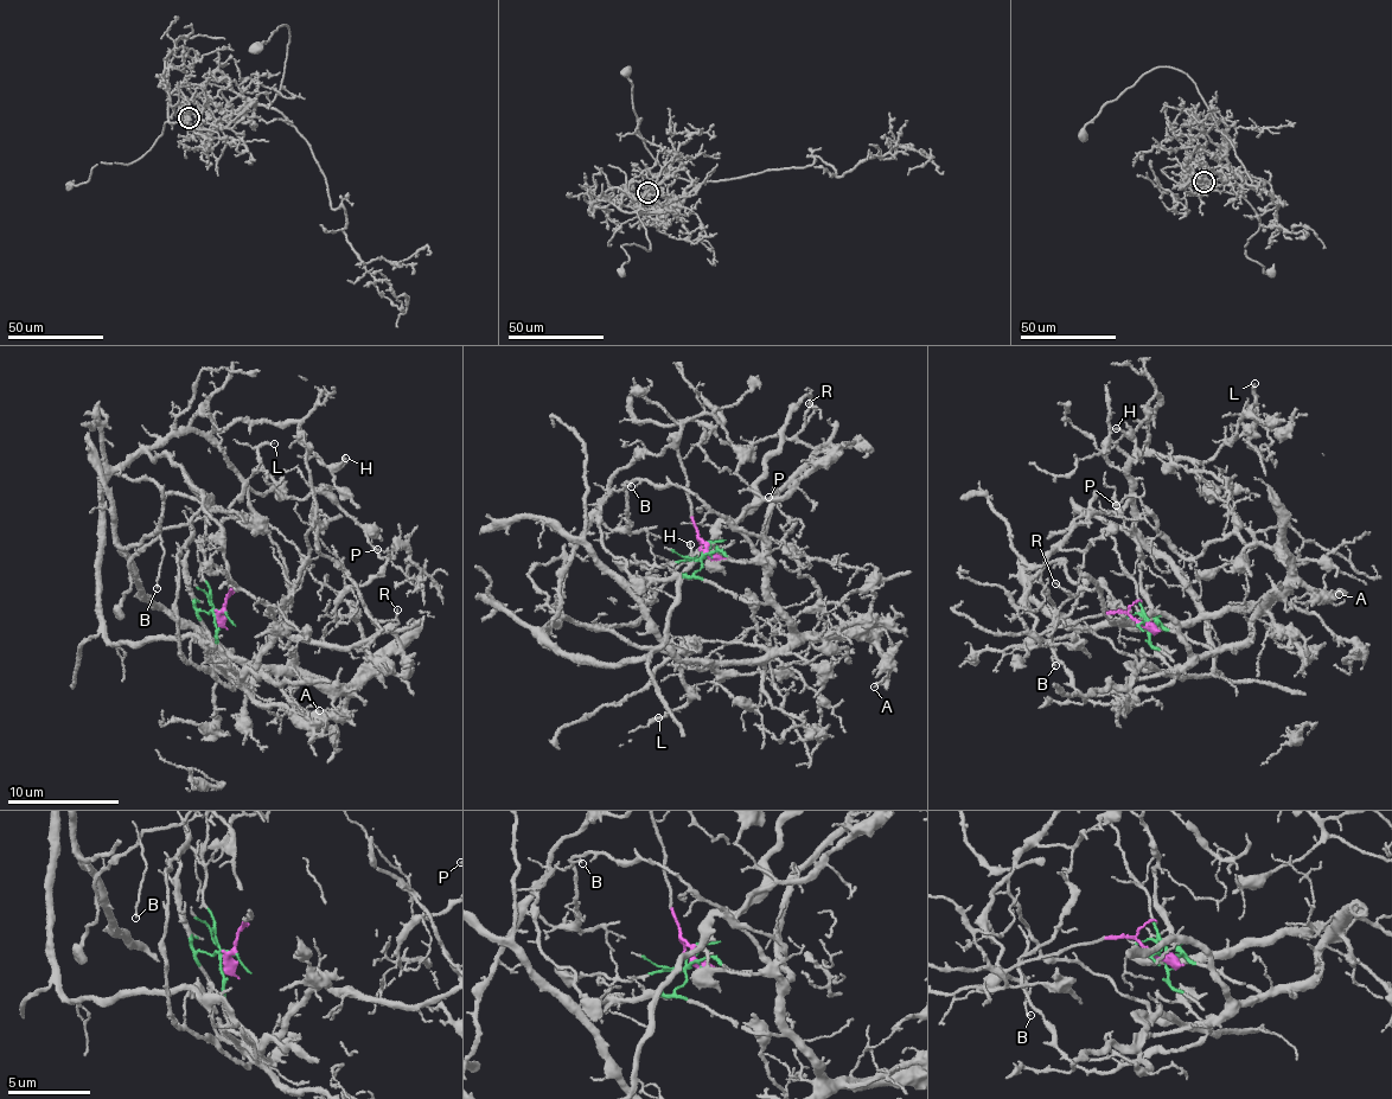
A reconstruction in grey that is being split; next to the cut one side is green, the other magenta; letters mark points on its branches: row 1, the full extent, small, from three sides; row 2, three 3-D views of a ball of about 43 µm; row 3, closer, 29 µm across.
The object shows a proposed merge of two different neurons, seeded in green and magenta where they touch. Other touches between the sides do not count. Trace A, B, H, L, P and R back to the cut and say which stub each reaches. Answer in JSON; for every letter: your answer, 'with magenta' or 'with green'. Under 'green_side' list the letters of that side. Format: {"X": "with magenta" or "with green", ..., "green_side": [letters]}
{"A": "with green", "B": "with magenta", "H": "with magenta", "L": "with magenta", "P": "with green", "R": "with green", "green_side": ["A", "P", "R"]}

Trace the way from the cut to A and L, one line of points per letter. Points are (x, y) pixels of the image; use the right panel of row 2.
A: (1144, 624), (1213, 650), (1244, 640), (1259, 609), (1296, 586), (1339, 594)
L: (1144, 624), (1105, 612), (1041, 634), (1027, 589), (1131, 496), (1150, 448), (1204, 462), (1255, 423), (1256, 383)

